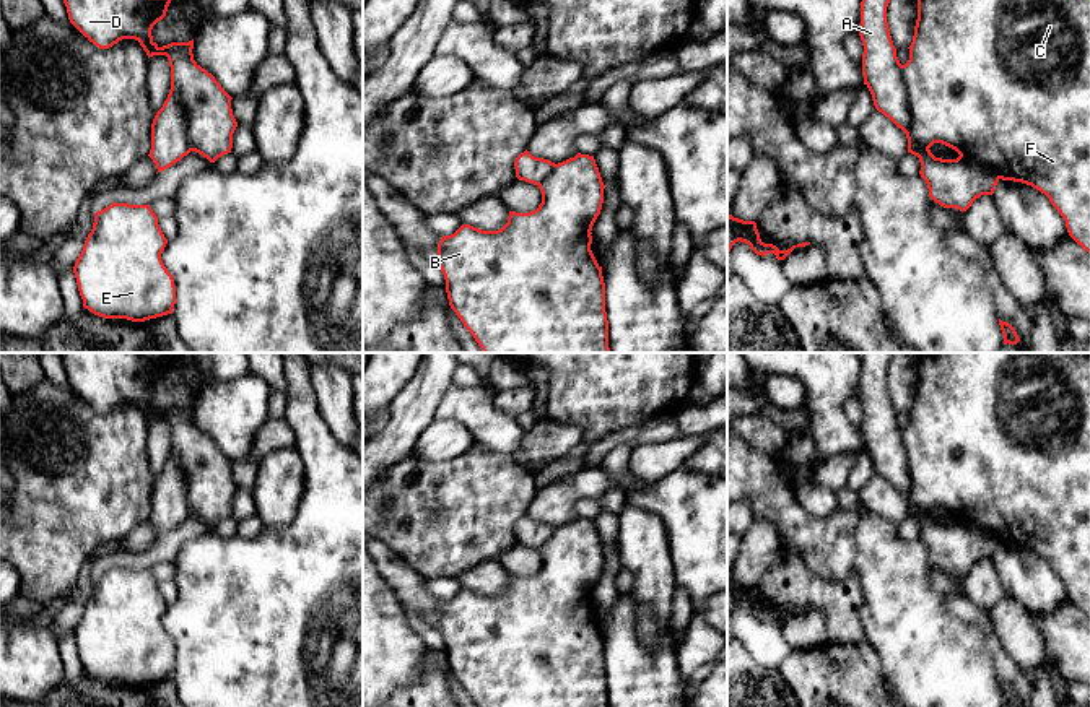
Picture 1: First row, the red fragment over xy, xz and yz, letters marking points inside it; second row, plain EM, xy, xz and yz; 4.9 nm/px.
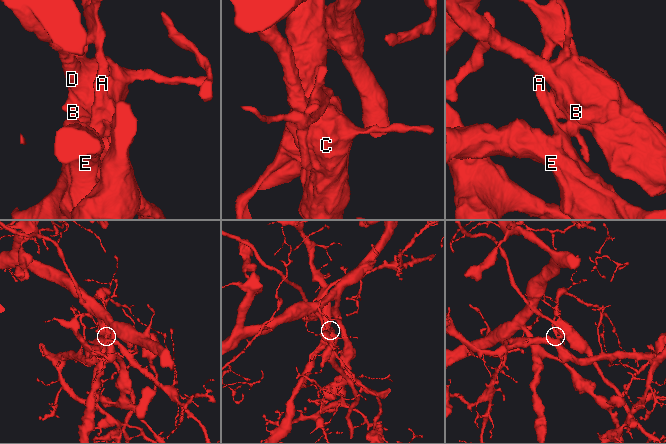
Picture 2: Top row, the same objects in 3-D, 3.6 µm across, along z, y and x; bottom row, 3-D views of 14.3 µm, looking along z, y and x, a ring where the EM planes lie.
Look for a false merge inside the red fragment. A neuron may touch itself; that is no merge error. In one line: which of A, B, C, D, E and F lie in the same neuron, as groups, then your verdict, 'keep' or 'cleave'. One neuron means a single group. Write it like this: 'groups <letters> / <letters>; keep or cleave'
groups A E / B C D F; cleave

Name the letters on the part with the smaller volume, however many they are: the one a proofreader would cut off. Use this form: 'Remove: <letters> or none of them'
Remove: B, C, D, F

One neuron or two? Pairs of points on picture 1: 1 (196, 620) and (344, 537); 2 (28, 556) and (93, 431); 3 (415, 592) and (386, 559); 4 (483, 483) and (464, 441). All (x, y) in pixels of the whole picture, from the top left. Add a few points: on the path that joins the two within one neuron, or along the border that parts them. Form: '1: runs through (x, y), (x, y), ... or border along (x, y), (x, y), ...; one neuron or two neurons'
1: runs through (233, 620), (259, 620), (306, 572); one neuron
2: runs through (47, 525), (93, 467), (93, 462); one neuron
3: runs through (407, 584), (392, 568); one neuron
4: border along (475, 442), (459, 455), (438, 460), (430, 459); two neurons

